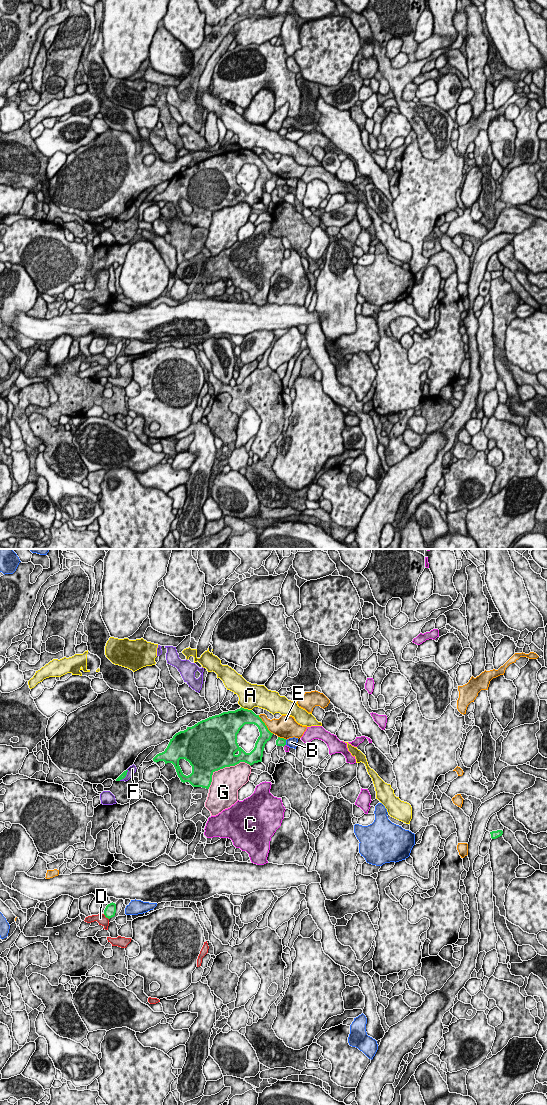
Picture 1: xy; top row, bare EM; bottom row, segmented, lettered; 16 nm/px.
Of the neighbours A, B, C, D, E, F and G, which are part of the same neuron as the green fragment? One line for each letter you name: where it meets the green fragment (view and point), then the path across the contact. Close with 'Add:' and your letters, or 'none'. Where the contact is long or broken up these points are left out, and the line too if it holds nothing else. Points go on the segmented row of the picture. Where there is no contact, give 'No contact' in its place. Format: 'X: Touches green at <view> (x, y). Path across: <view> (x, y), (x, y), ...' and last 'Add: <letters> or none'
Add: none

